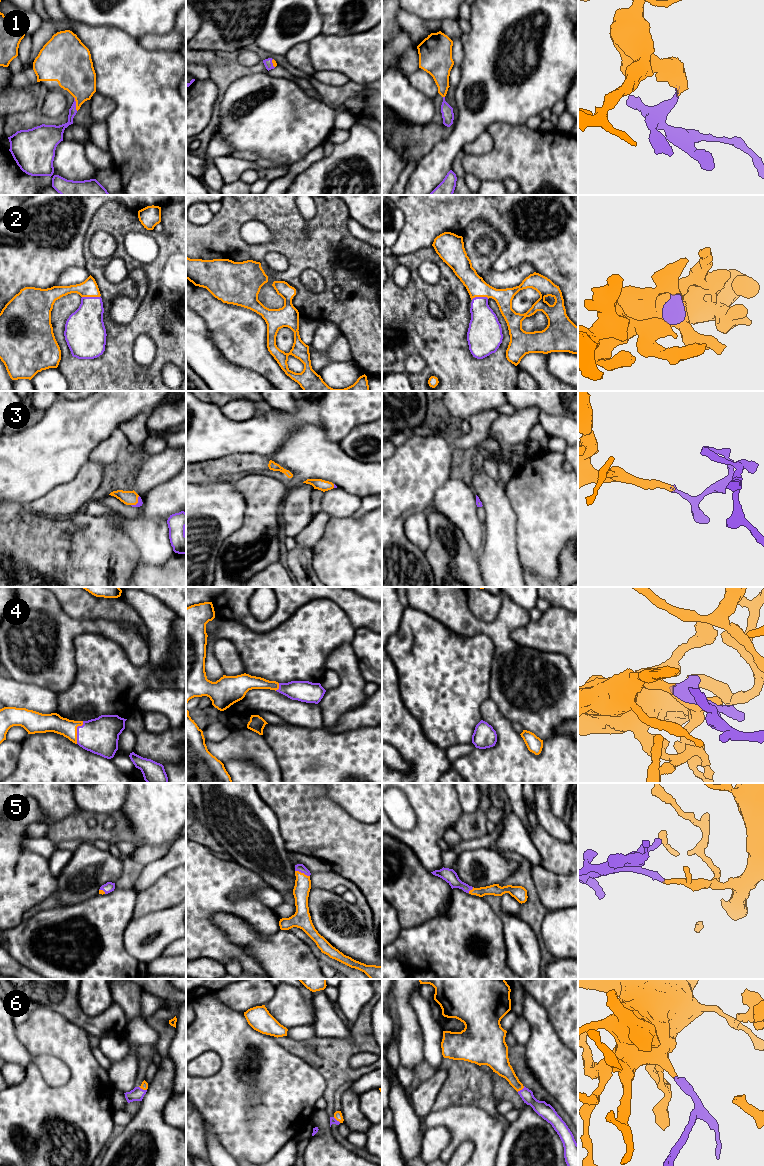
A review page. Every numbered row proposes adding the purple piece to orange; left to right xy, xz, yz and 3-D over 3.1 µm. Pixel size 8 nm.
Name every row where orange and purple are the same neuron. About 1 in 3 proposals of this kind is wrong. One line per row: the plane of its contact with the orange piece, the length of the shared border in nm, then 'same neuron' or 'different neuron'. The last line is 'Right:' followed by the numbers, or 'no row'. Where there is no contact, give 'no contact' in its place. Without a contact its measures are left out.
1: xy | 110 nm | same neuron
2: xy | 140 nm | same neuron
3: xy | 100 nm | same neuron
4: xy | 190 nm | same neuron
5: xz | 130 nm | same neuron
6: yz | 80 nm | same neuron
Right: 1, 2, 3, 4, 5, 6

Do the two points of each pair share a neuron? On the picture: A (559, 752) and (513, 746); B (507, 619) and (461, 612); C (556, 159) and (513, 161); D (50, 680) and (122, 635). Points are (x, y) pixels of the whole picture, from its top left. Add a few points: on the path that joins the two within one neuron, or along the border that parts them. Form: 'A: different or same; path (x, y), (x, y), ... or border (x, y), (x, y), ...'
A: same; path (548, 760), (527, 760), (524, 757)
B: same; path (496, 627), (480, 627), (472, 623)
C: same; path (545, 160), (524, 160)
D: same; path (56, 656), (57, 648), (78, 627), (98, 627)

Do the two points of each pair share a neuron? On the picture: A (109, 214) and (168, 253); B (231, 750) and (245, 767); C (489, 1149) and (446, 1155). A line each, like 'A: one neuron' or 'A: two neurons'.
A: one neuron
B: two neurons
C: one neuron

